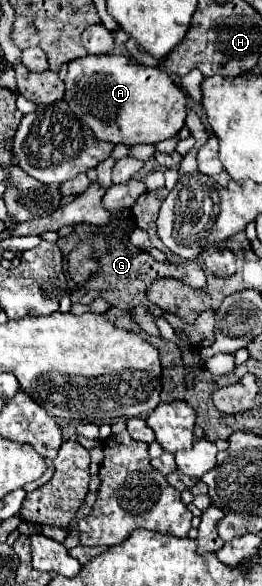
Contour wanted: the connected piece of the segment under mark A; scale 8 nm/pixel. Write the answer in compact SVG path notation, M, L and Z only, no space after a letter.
M86 55L68 63L64 101L100 141L112 145L156 145L184 127L188 95L160 67L146 67L124 55Z

